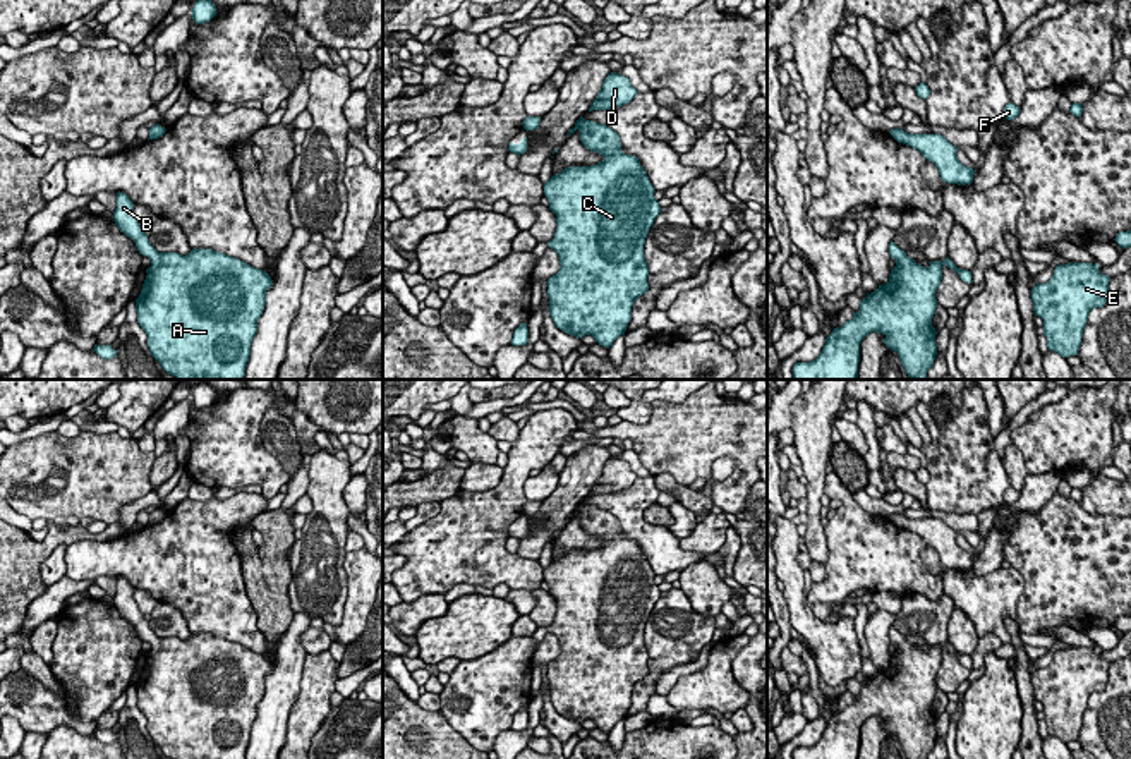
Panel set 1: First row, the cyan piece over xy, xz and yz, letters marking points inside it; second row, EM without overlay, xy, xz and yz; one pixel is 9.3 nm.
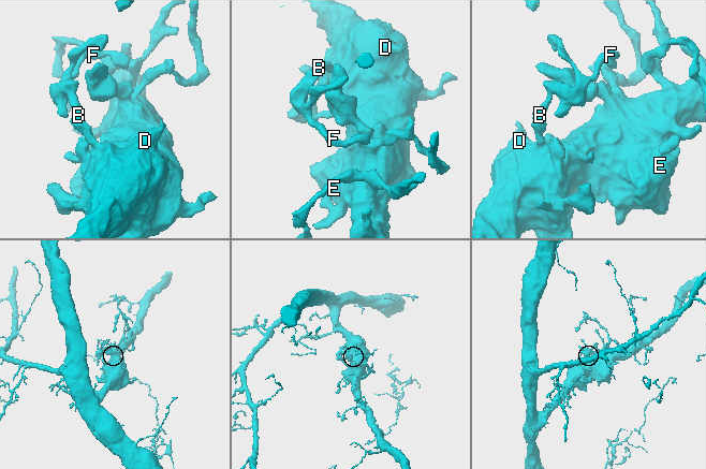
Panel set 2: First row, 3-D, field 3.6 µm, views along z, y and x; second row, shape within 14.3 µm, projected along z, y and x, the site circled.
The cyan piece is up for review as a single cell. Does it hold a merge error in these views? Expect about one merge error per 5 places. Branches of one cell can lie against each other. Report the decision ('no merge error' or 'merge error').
no merge error

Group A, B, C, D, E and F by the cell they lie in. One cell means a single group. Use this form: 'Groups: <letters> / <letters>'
Groups: A B C D E F

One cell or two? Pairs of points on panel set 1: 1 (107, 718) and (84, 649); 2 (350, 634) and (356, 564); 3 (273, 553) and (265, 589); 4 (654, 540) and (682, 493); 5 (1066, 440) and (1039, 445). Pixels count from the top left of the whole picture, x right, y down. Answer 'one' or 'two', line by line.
1: two
2: one
3: one
4: two
5: one

